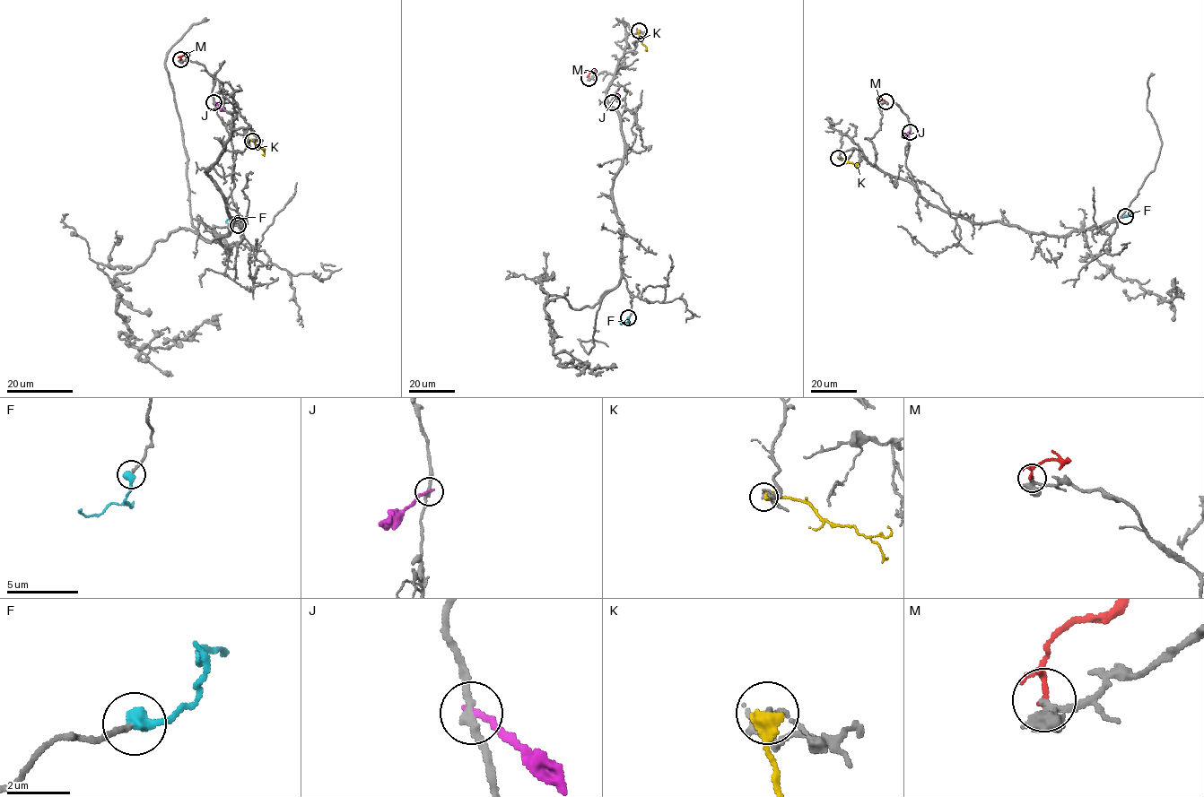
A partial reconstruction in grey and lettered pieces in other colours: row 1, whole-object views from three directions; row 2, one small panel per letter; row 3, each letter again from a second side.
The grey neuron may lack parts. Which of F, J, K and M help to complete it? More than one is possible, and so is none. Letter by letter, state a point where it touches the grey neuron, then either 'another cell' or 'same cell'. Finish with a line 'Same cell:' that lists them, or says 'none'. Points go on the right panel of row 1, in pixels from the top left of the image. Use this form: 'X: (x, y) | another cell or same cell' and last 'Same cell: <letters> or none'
F: (1125, 216) | same cell
J: (910, 132) | another cell
K: (838, 158) | another cell
M: (885, 101) | another cell
Same cell: F

